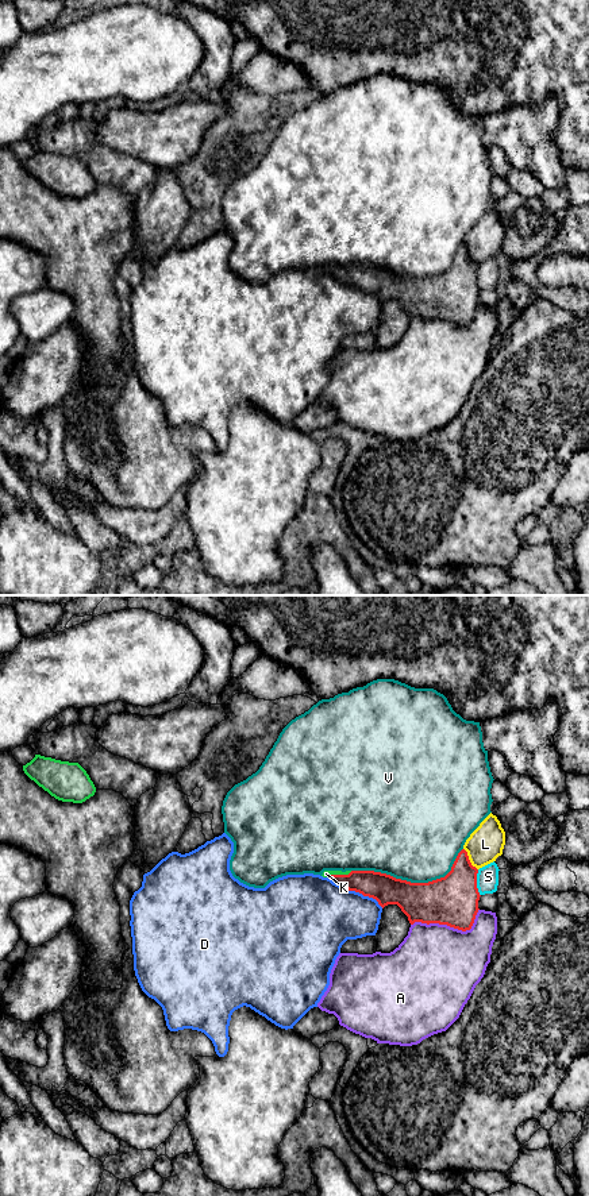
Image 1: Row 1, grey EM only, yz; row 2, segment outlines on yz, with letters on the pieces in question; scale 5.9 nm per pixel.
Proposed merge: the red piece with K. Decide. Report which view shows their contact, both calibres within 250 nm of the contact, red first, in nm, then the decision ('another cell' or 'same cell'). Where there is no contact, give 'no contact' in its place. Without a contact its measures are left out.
contact in yz; calibres 160 and 50 nm; same cell

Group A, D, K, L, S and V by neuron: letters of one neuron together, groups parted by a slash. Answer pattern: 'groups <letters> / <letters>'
groups A / D / K / L / S / V

